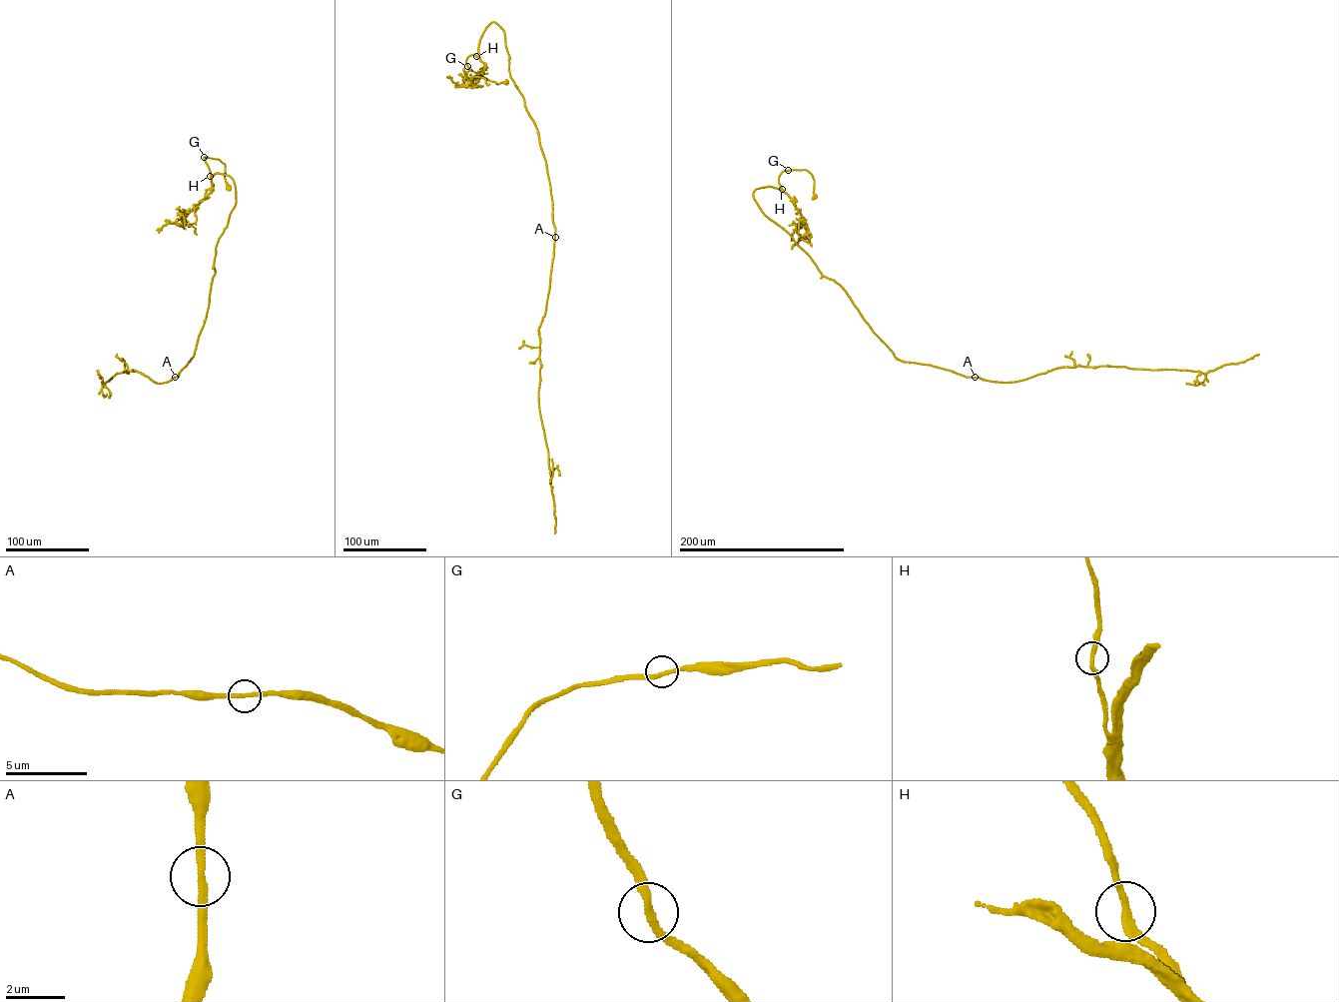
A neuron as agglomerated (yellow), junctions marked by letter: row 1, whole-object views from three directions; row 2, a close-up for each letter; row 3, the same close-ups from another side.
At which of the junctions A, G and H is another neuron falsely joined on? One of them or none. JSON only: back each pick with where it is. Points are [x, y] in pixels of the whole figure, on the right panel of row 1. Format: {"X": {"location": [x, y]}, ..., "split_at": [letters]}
{"split_at": []}

